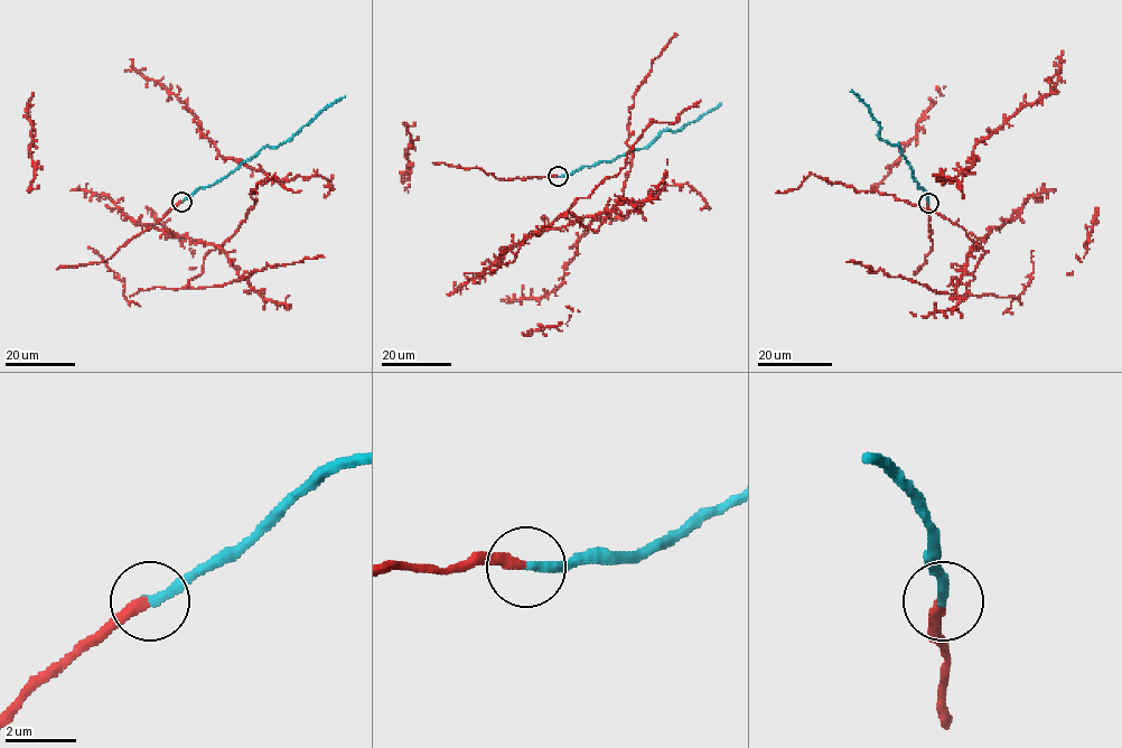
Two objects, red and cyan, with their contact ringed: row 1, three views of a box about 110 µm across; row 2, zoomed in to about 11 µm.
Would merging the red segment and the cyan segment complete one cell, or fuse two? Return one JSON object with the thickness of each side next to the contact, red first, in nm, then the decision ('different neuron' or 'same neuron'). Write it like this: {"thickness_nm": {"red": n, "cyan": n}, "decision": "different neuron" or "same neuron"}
{"thickness_nm": {"red": 360, "cyan": 280}, "decision": "same neuron"}

